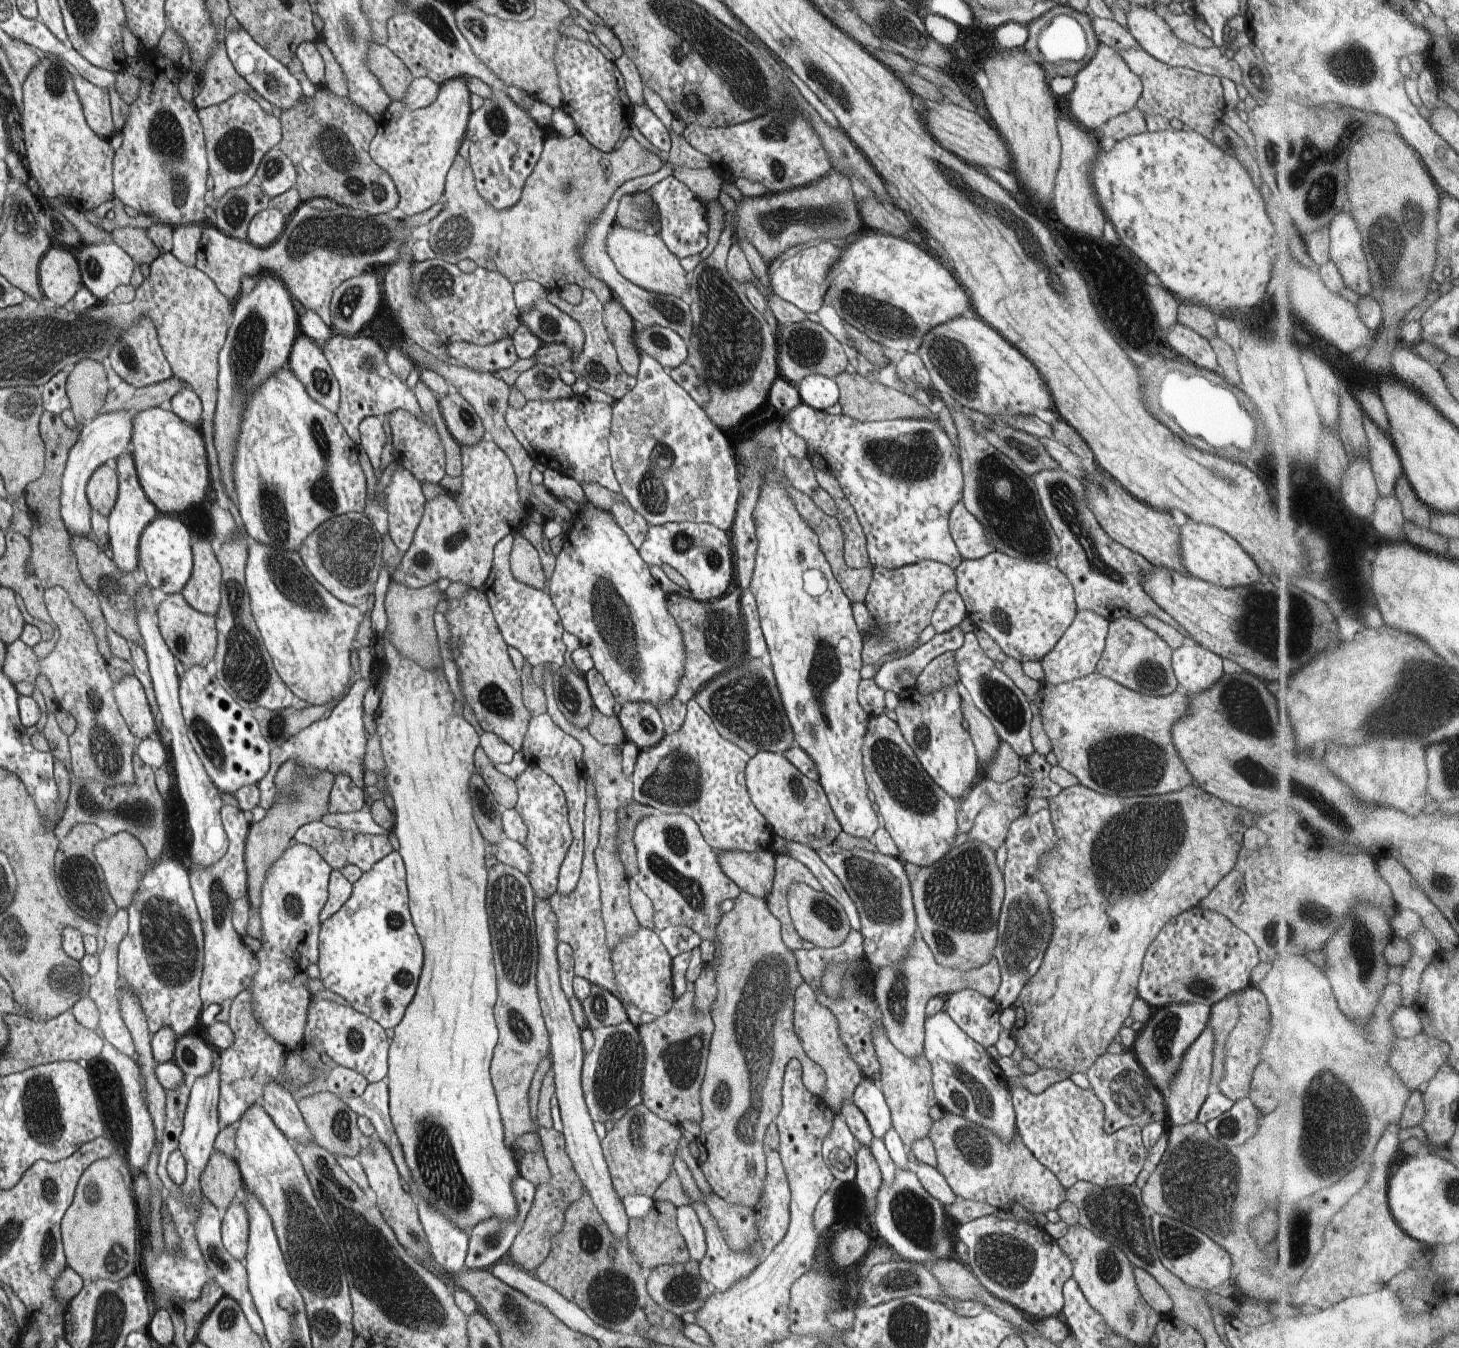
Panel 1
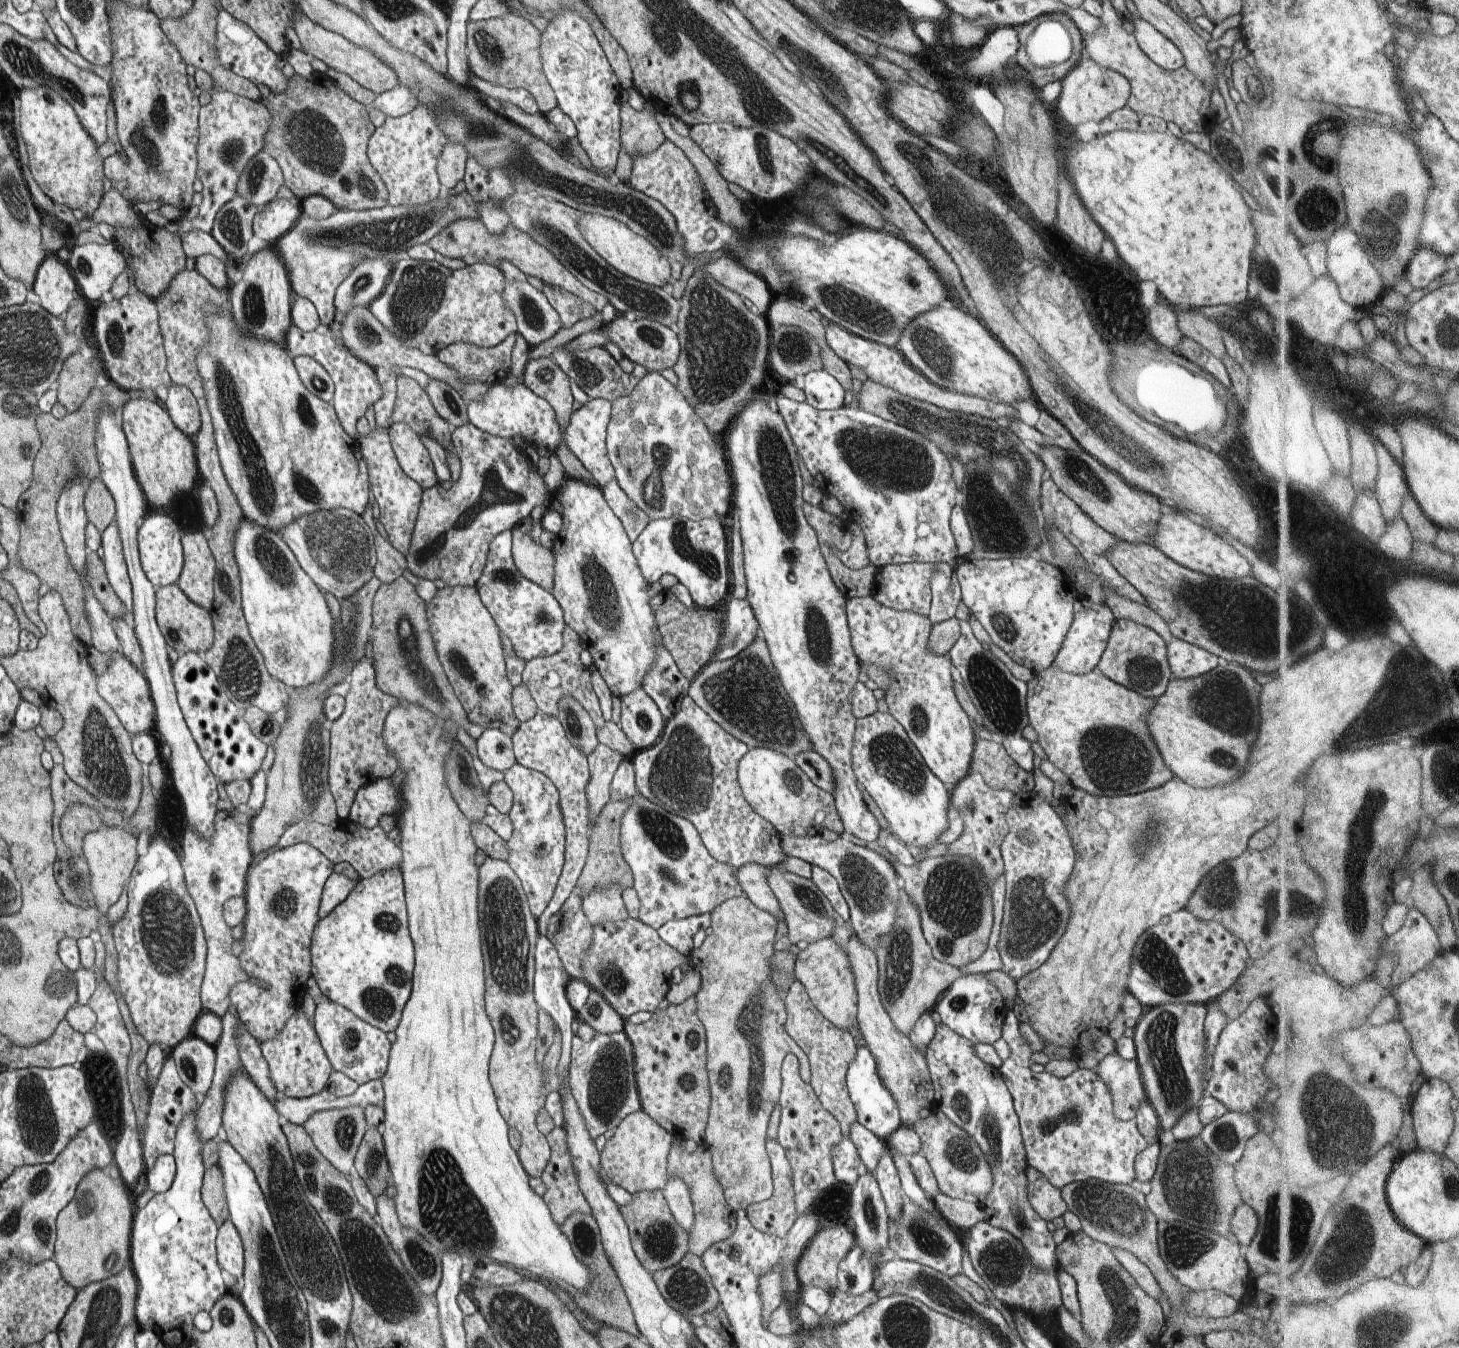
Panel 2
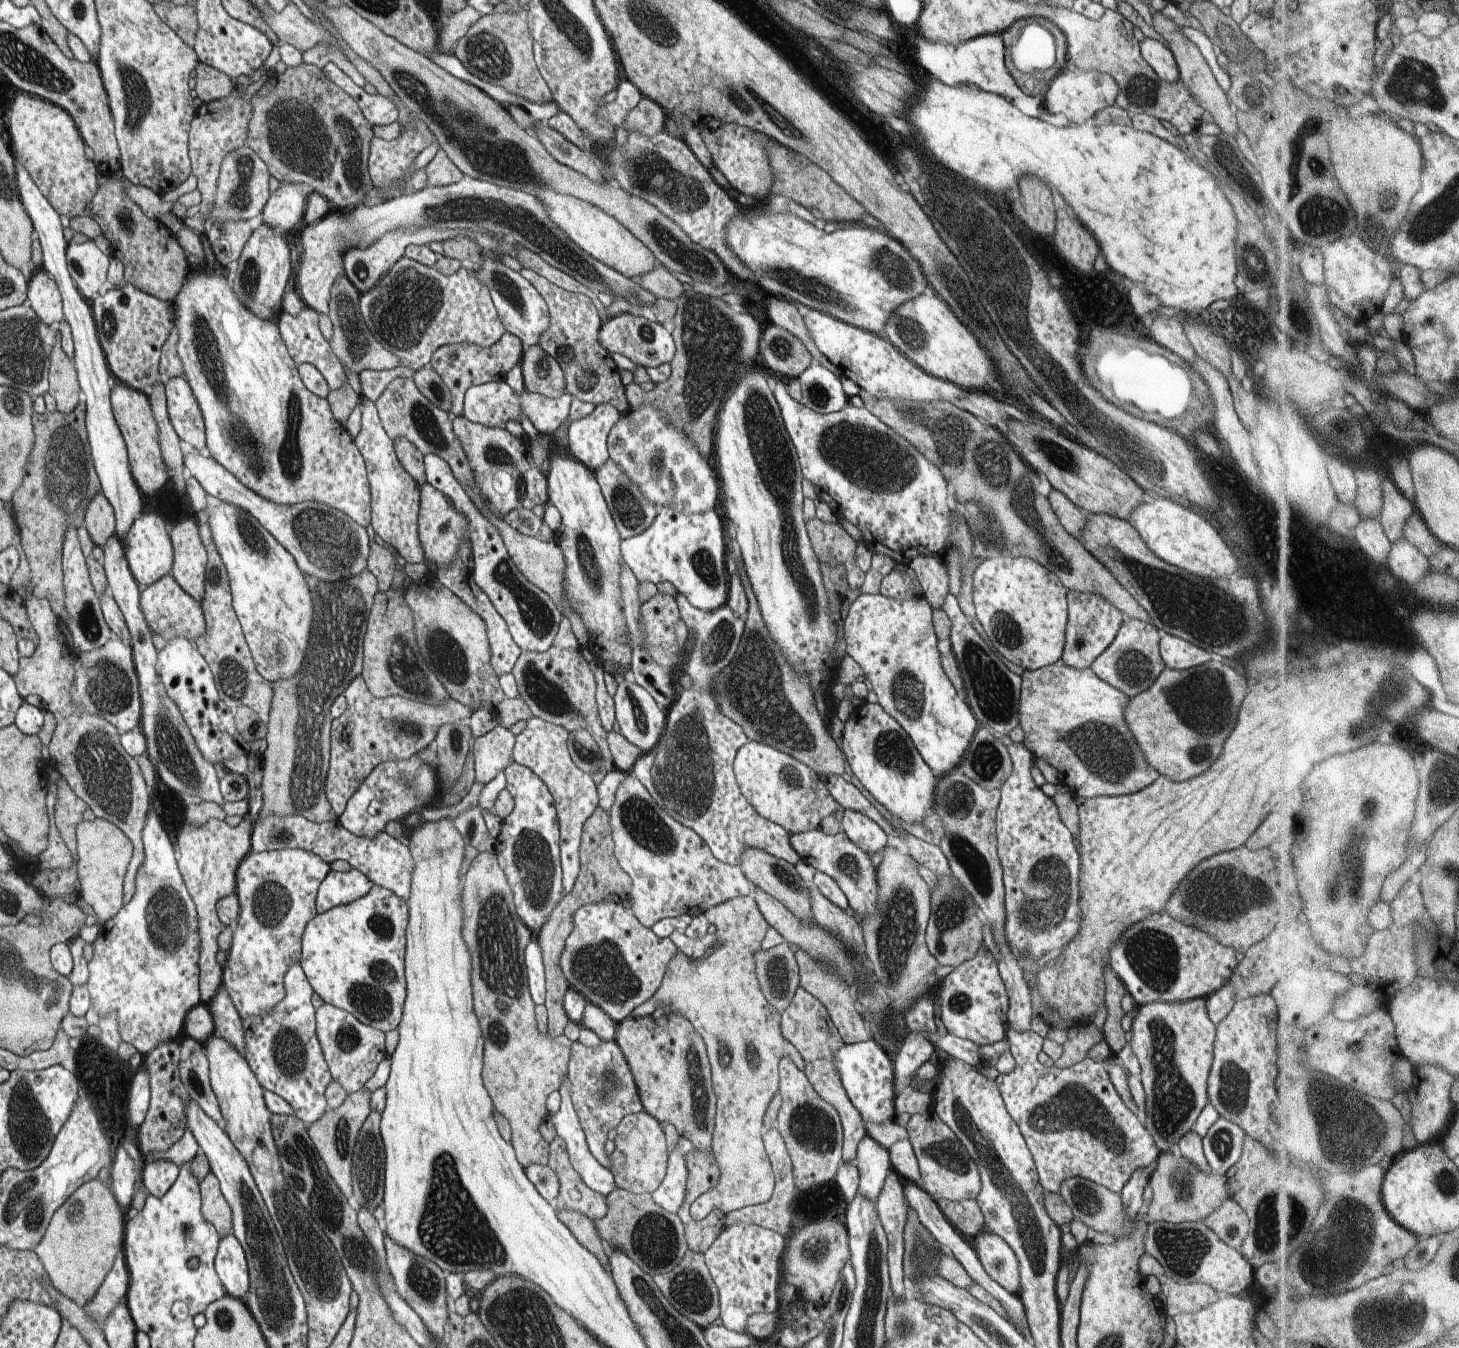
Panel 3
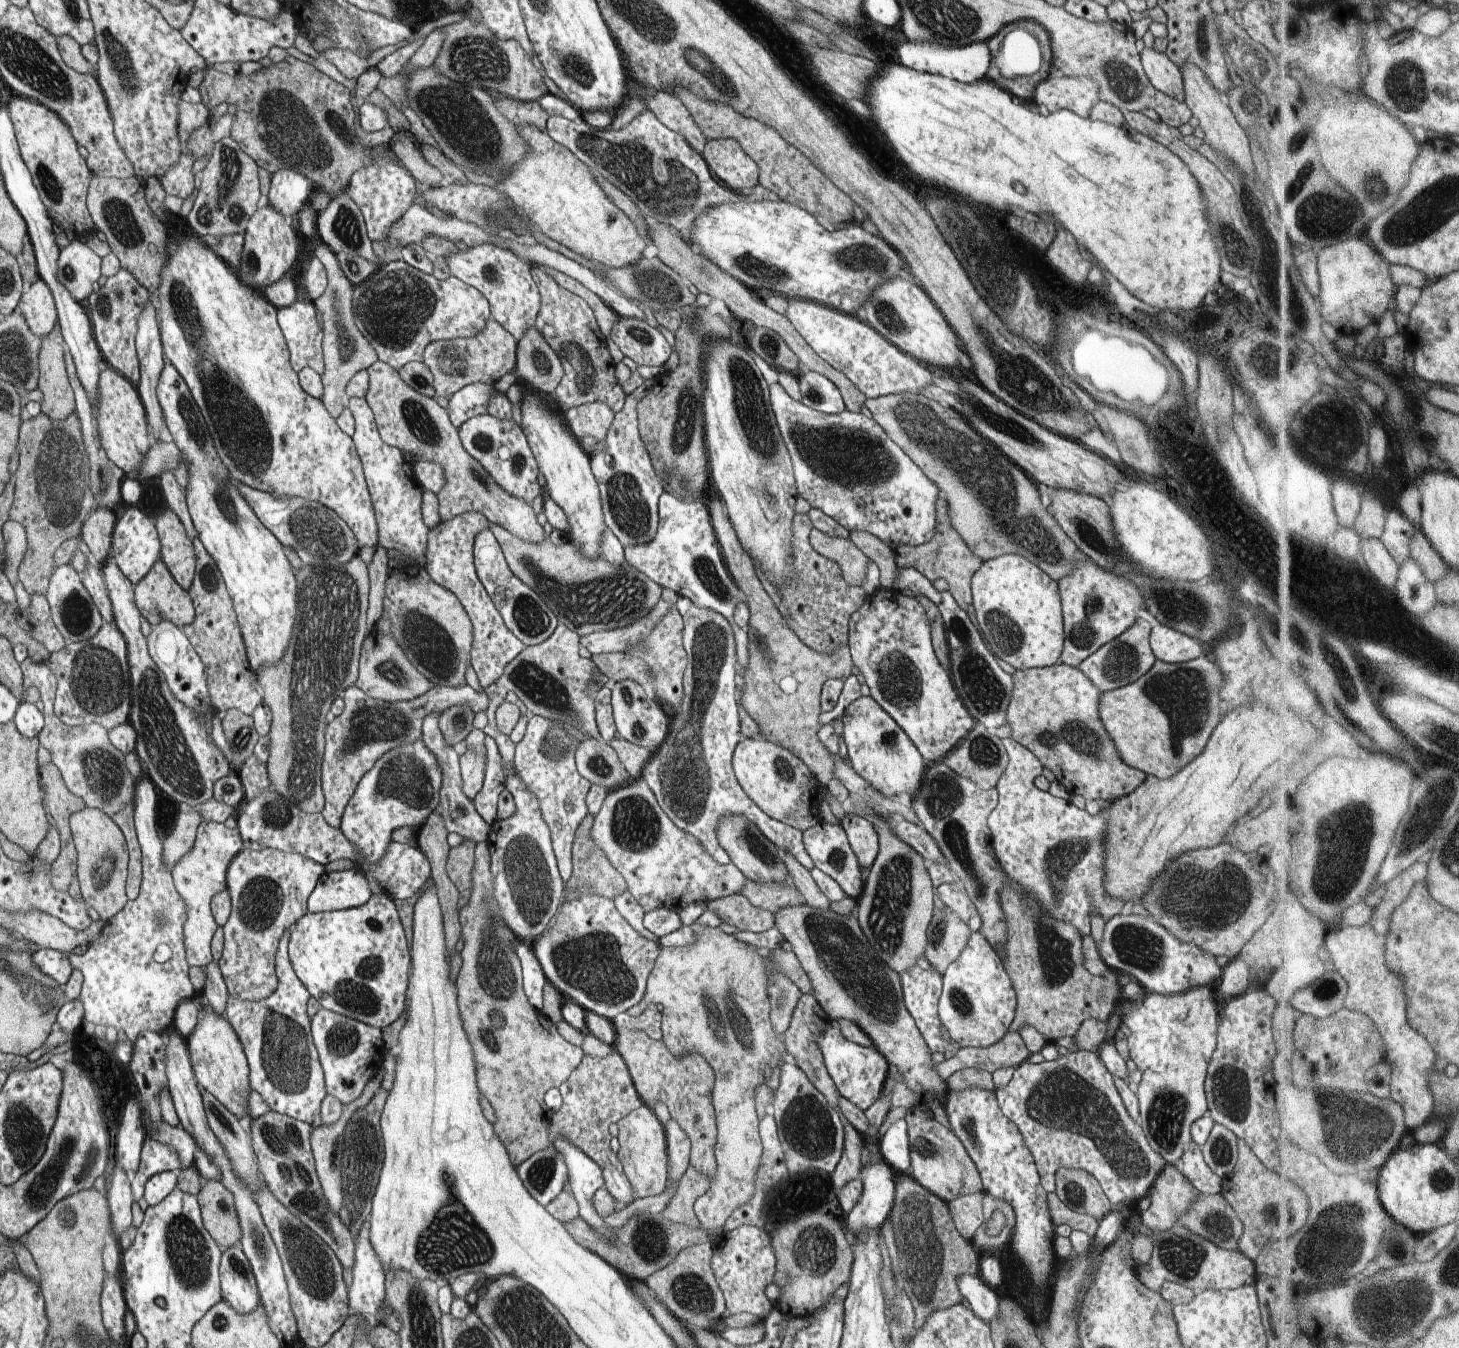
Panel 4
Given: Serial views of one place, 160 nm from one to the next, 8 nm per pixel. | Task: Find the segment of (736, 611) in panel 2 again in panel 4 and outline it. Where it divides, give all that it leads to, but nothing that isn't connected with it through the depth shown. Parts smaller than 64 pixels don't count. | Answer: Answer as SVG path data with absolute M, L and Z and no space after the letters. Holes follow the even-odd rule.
M678 597L675 605L683 618L683 645L687 652L687 669L683 676L683 697L679 711L670 714L670 732L666 735L664 742L652 752L652 758L643 764L641 777L650 787L659 807L670 817L670 820L680 830L694 835L717 863L725 865L731 862L717 837L719 822L730 815L744 815L772 844L790 853L798 863L811 871L815 866L806 852L803 832L769 817L759 806L756 806L739 785L733 771L733 752L743 737L736 698L738 675L734 671L737 657L732 626L721 614L710 609L698 608L689 598Z

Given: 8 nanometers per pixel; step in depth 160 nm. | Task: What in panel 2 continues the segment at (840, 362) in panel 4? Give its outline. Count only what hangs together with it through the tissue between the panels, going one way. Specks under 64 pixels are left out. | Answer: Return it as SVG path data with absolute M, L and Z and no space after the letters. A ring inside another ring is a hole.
M830 323L830 328L825 330L825 337L828 346L848 364L854 364L858 368L862 368L867 374L868 379L874 380L878 384L883 384L888 388L897 390L903 395L920 399L934 406L949 411L962 411L970 415L978 415L986 417L993 421L1004 422L1005 418L1011 418L1011 410L1002 402L992 402L972 395L963 395L956 391L949 391L935 384L932 384L922 373L917 371L910 363L907 362L903 354L896 350L895 347L887 347L880 343L859 337L858 335L848 332L840 325Z

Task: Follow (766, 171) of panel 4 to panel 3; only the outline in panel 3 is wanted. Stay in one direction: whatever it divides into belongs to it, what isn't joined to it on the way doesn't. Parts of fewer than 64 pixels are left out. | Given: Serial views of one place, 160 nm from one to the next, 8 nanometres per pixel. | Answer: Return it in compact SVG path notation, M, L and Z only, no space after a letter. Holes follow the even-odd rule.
M770 140L767 144L767 153L775 179L771 192L781 194L806 207L818 219L828 222L858 222L867 210L850 196L832 177L819 166L809 161L805 156L781 145L778 141Z

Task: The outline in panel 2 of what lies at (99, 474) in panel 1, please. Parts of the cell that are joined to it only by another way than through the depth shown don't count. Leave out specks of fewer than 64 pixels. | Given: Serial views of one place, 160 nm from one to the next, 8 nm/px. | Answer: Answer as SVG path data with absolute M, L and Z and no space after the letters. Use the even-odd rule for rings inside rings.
M100 478L92 480L87 488L86 511L88 520L101 532L115 520L114 497Z

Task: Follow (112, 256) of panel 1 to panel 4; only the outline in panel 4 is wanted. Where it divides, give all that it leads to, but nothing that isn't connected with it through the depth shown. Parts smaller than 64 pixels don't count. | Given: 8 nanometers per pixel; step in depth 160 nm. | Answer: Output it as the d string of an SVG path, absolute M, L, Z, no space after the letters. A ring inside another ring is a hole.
M74 240L59 252L58 280L78 302L90 296L92 286L101 280L100 256L86 243Z

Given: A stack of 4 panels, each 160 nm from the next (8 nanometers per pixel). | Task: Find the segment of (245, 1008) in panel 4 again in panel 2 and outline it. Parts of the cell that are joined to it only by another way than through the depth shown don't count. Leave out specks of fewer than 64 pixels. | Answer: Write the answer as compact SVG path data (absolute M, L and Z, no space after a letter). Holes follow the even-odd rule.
M302 1009L284 1025L279 1037L261 1043L261 1053L269 1064L269 1071L276 1090L282 1097L295 1099L309 1097L327 1088L334 1065L326 1056L319 1036L314 1032L310 1020L302 1014Z

